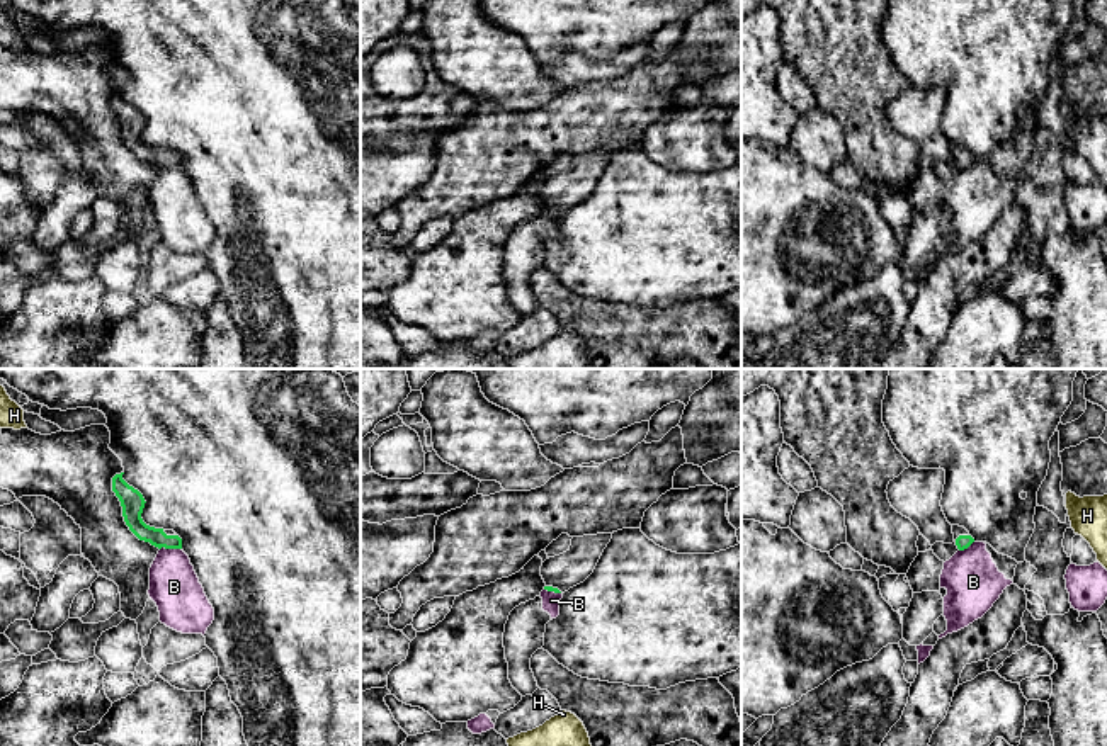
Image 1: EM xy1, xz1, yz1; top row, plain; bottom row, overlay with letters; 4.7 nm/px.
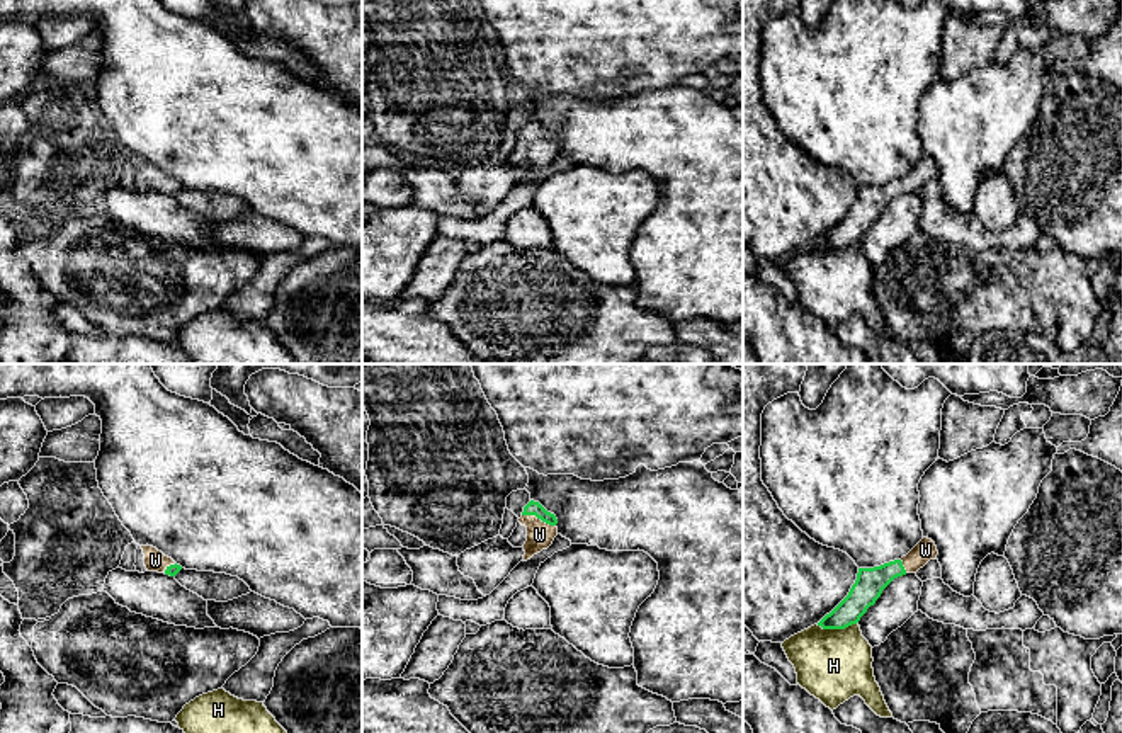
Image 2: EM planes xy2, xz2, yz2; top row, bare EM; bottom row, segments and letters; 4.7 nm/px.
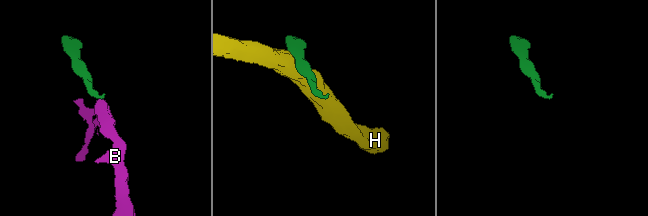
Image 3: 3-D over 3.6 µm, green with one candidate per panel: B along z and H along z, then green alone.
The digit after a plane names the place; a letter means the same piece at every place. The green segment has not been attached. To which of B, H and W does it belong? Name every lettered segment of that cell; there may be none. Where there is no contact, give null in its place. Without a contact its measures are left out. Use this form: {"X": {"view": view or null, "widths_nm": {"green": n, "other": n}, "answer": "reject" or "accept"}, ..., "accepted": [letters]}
{"B": {"view": "xy1", "widths_nm": {"green": 90, "other": 240}, "answer": "reject"}, "H": {"view": "yz2", "widths_nm": {"green": 140, "other": 340}, "answer": "reject"}, "W": {"view": "xz2", "widths_nm": {"green": 70, "other": 130}, "answer": "accept"}, "accepted": ["W"]}

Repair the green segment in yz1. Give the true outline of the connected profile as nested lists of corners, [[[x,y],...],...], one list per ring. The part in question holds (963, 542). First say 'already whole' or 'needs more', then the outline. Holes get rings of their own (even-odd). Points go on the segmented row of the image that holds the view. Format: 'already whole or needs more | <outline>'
needs more | [[[952,525],[954,542],[944,544],[935,542],[930,549],[940,561],[949,561],[957,551],[968,549],[974,539],[969,535],[969,532],[964,527]]]

